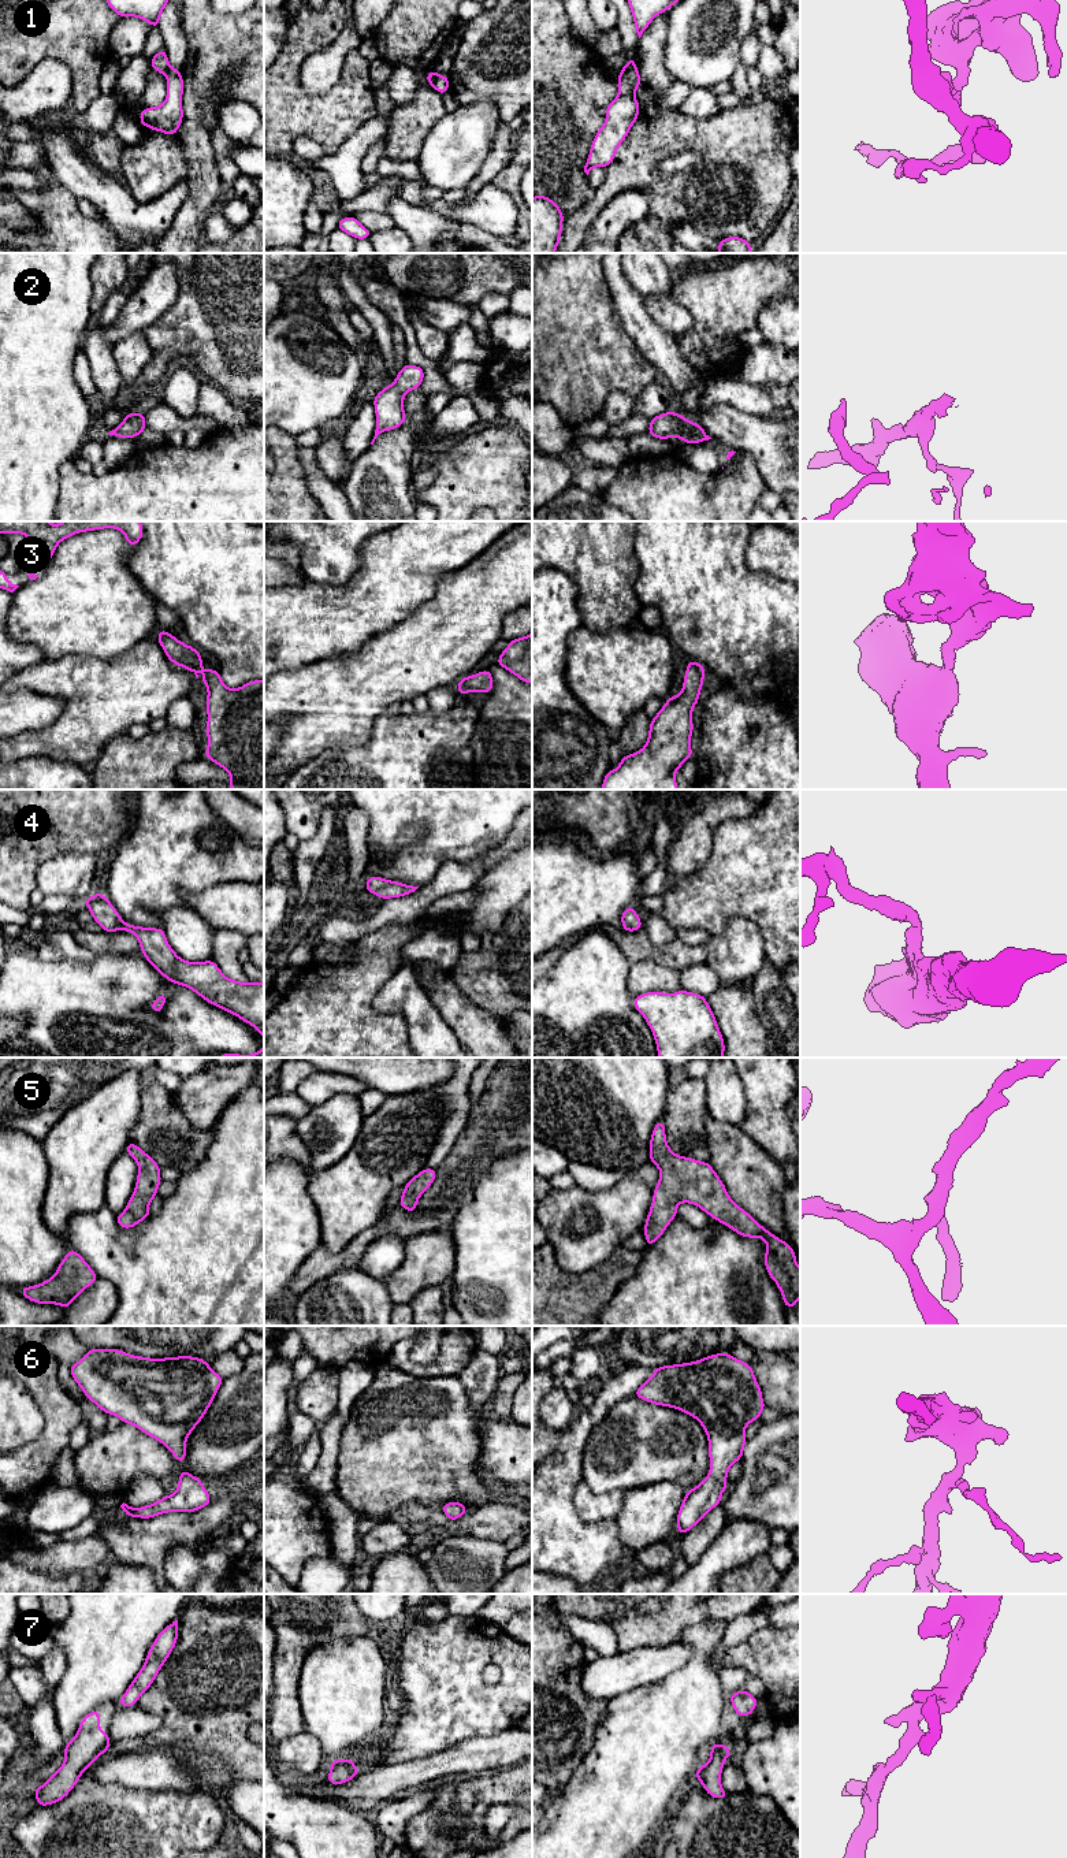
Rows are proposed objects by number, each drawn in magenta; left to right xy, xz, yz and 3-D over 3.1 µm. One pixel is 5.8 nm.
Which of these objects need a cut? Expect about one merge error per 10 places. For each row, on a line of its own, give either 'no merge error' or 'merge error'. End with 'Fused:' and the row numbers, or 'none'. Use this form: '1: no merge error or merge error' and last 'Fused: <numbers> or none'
1: merge error
2: no merge error
3: no merge error
4: no merge error
5: no merge error
6: no merge error
7: no merge error
Fused: 1

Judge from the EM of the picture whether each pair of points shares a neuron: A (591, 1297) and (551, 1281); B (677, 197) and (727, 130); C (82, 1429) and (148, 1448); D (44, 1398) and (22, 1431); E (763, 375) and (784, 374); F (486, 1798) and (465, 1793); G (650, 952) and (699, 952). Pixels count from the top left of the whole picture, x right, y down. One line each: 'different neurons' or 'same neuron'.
A: same neuron
B: same neuron
C: different neurons
D: different neurons
E: same neuron
F: same neuron
G: same neuron

